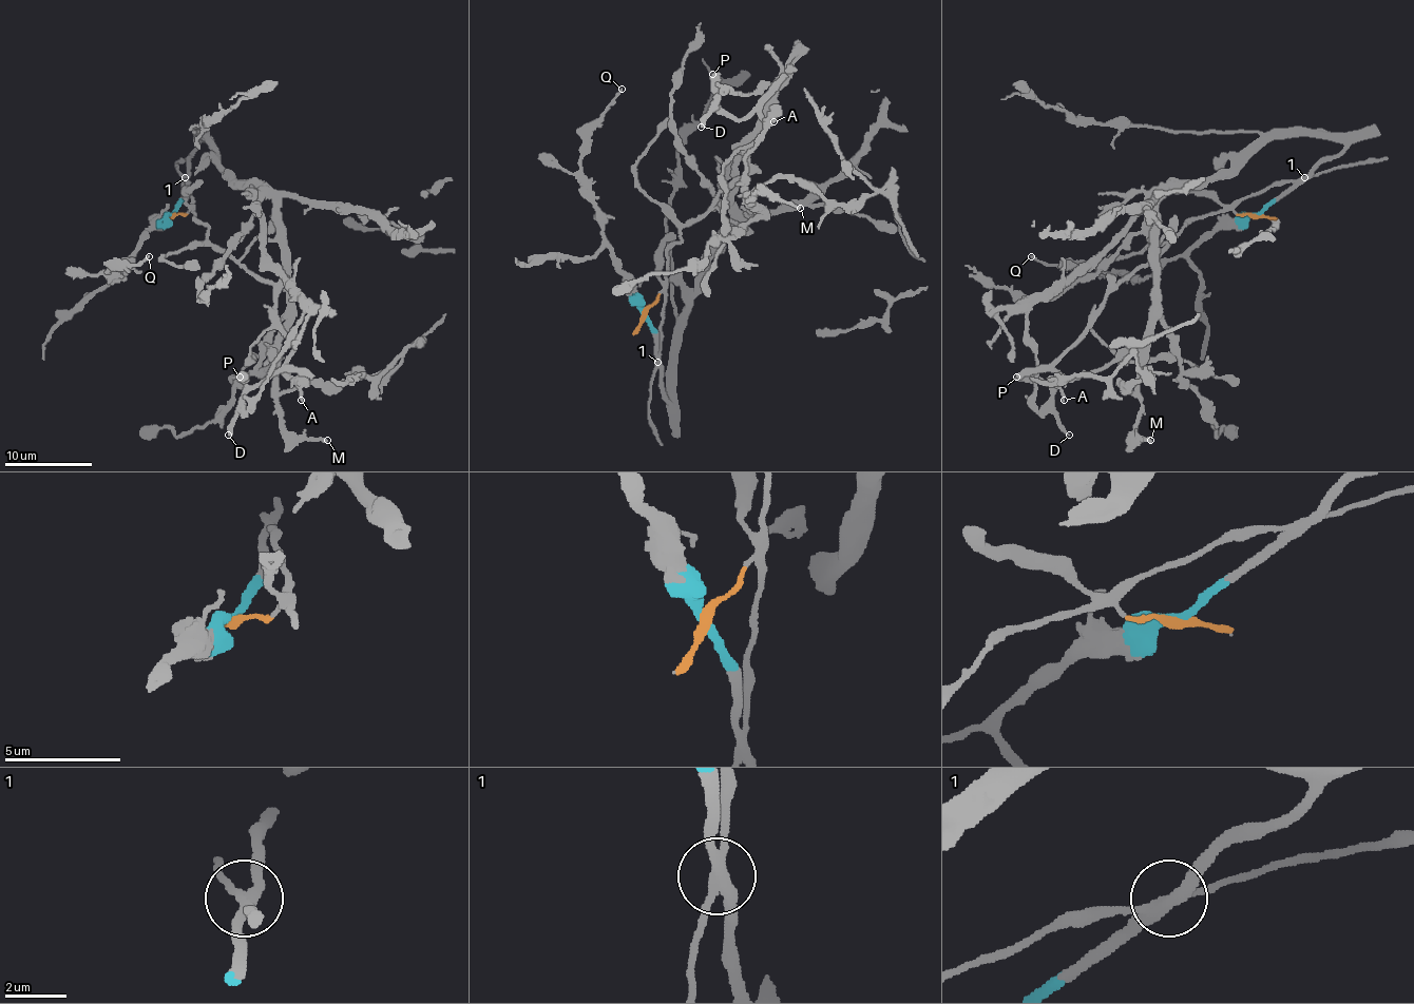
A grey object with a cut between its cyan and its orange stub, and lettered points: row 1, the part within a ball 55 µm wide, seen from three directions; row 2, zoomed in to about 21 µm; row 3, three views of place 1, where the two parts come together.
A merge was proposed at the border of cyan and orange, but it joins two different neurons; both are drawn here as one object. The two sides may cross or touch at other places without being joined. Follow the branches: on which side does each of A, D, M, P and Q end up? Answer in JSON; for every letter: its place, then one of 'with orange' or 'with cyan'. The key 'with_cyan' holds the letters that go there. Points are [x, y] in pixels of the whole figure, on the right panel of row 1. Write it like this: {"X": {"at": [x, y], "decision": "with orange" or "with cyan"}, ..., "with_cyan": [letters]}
{"A": {"at": [1064, 400], "decision": "with cyan"}, "D": {"at": [1069, 435], "decision": "with orange"}, "M": {"at": [1150, 440], "decision": "with cyan"}, "P": {"at": [1016, 377], "decision": "with orange"}, "Q": {"at": [1031, 256], "decision": "with cyan"}, "with_cyan": ["A", "M", "Q"]}

